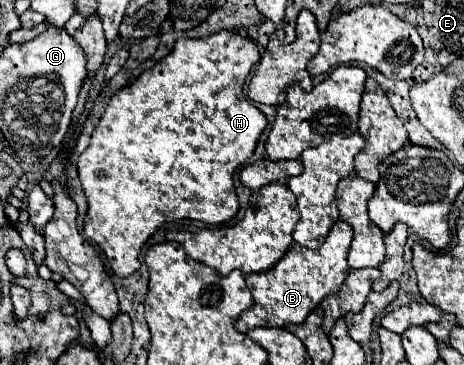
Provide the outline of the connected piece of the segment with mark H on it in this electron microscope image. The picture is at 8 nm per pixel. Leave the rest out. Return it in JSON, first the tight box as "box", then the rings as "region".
{"box":[78,31,266,277],"region":[[[220,31],[214,33],[206,39],[178,39],[174,51],[164,57],[162,61],[158,61],[152,69],[144,71],[130,87],[122,87],[120,91],[116,91],[98,123],[98,127],[92,133],[90,145],[88,149],[78,157],[78,177],[84,189],[84,195],[88,199],[88,213],[84,219],[84,233],[88,239],[92,239],[108,257],[110,269],[114,275],[118,277],[128,277],[134,271],[140,269],[140,261],[138,261],[138,253],[142,249],[142,245],[146,243],[146,239],[150,235],[154,235],[164,223],[168,221],[180,221],[180,219],[194,219],[194,221],[202,221],[210,226],[219,226],[226,221],[230,221],[236,213],[238,213],[238,197],[234,193],[234,183],[232,183],[232,173],[238,165],[242,165],[244,161],[248,161],[254,153],[254,147],[258,143],[258,137],[262,135],[262,131],[266,129],[266,117],[262,111],[258,111],[242,93],[242,85],[246,75],[250,73],[250,69],[254,67],[254,63],[258,63],[258,49],[256,43],[252,39],[242,39],[236,31]]]}

